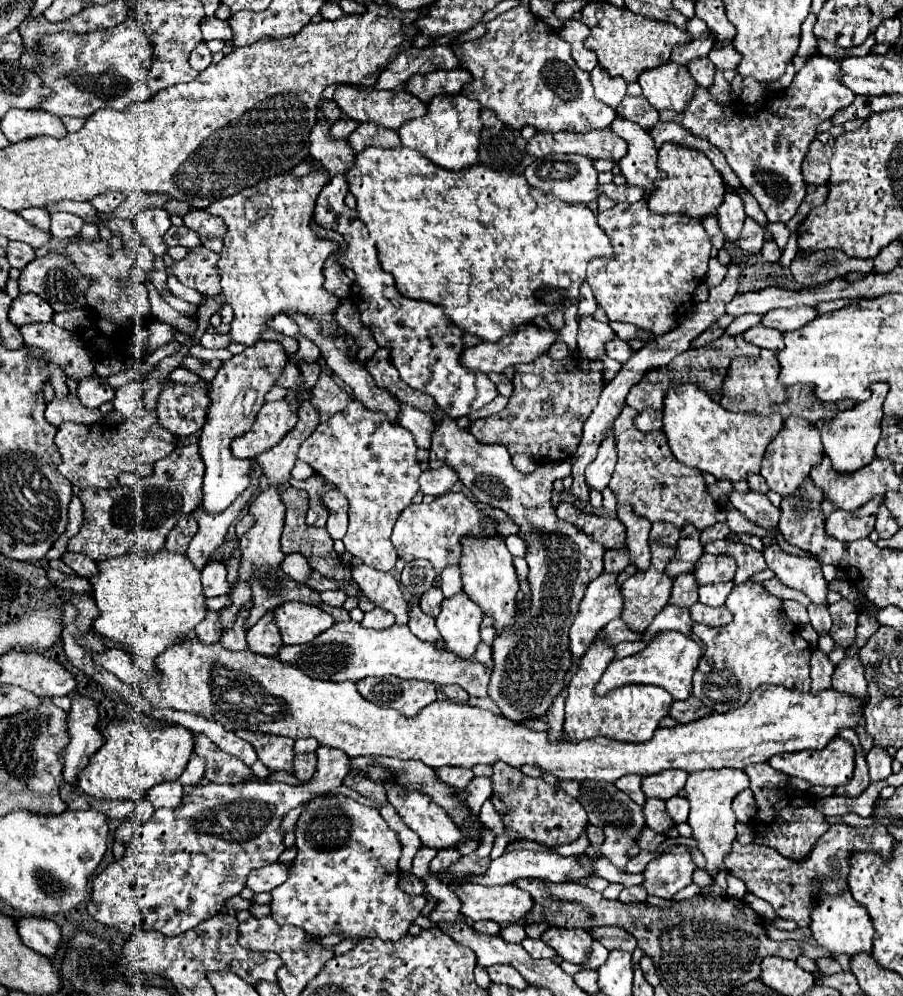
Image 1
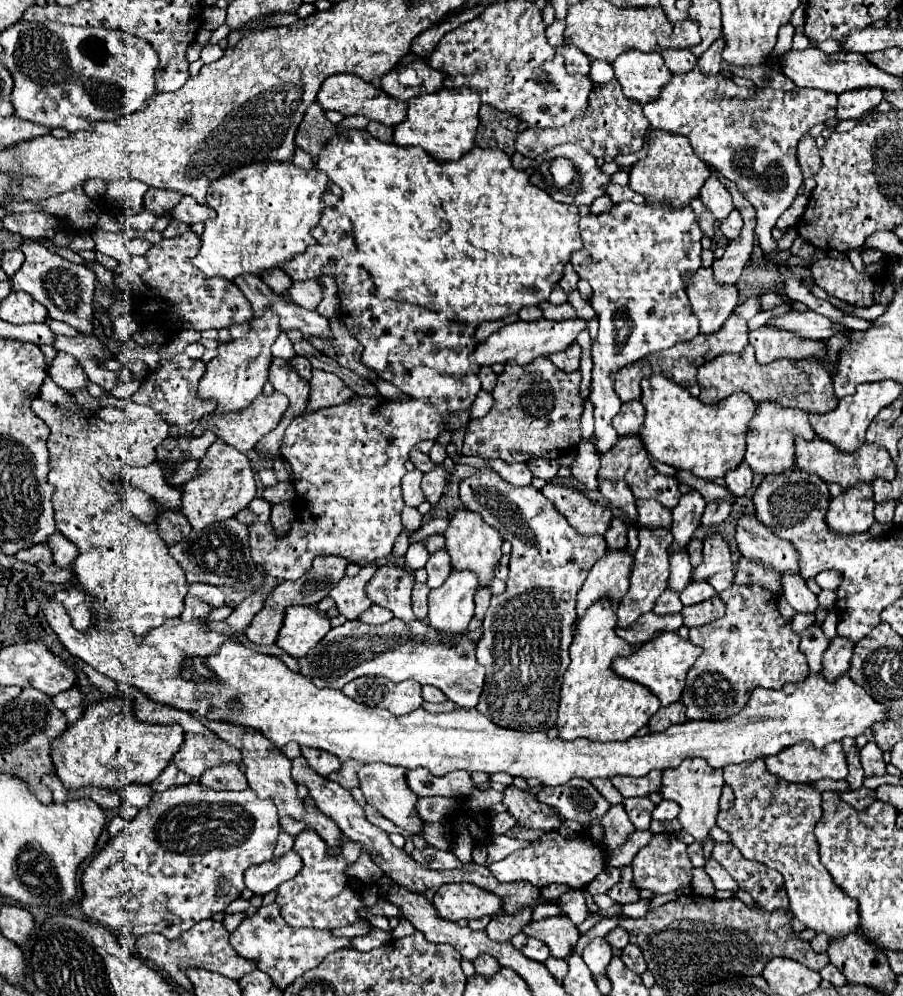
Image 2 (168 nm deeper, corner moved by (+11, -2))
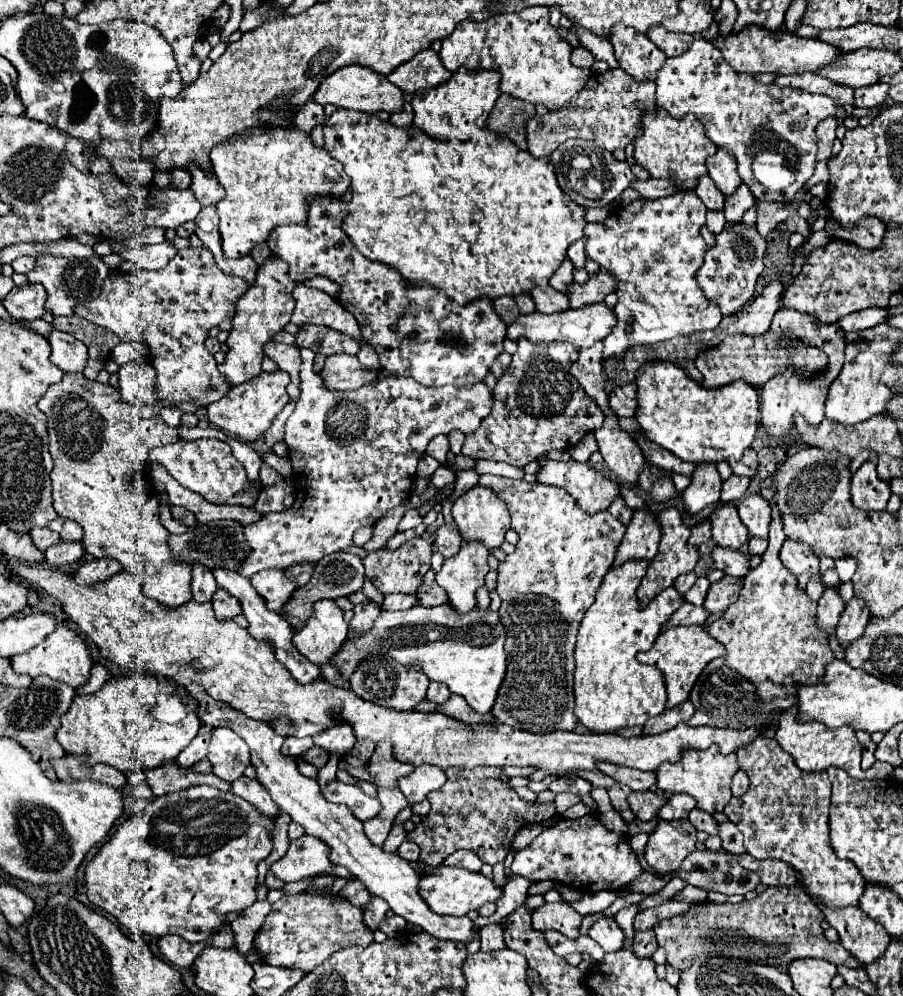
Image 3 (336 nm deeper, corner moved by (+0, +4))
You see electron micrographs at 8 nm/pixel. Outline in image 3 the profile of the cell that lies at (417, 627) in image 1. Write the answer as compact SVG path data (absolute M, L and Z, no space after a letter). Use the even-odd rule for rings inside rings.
M413 537L405 541L399 549L391 551L387 547L381 547L377 551L367 553L363 559L365 563L365 577L383 593L415 593L423 581L423 575L429 571L429 561L431 561L433 547L427 539L423 537Z

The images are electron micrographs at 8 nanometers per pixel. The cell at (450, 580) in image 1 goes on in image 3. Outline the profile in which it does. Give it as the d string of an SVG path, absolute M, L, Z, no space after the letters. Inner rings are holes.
M443 523L443 525L435 531L437 551L439 551L445 559L447 559L447 557L453 557L453 555L459 551L461 543L463 543L463 539L461 539L455 523L451 523L451 525Z

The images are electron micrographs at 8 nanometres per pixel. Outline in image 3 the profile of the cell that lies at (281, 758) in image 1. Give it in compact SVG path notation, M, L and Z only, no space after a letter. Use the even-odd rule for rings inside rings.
M189 683L189 687L185 687L185 689L193 695L193 699L199 701L197 713L203 723L207 723L211 727L229 727L249 745L251 765L257 771L257 781L269 791L269 795L273 797L273 801L279 805L281 811L289 813L295 823L305 827L305 833L321 839L323 843L327 843L331 847L329 859L333 865L347 867L351 871L351 875L355 879L359 879L373 897L385 899L395 915L403 917L407 923L419 925L423 931L427 931L429 935L433 935L437 939L469 943L469 941L473 941L473 937L479 935L479 929L473 929L473 921L469 917L453 919L453 917L435 915L433 911L429 911L427 903L423 903L423 899L419 897L419 871L409 861L401 859L399 855L385 853L381 847L373 845L363 833L363 823L351 813L351 809L347 805L335 805L335 803L325 801L319 793L317 779L309 779L309 777L301 775L297 769L297 763L291 757L281 755L279 749L283 745L283 737L275 735L275 731L269 727L269 723L249 719L243 713L235 711L233 707L229 707L221 701L209 699L205 689L197 683Z

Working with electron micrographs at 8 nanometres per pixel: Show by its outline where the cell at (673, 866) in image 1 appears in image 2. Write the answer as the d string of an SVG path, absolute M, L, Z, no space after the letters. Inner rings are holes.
M672 833L654 835L652 841L644 849L640 849L632 859L632 869L634 869L634 885L638 889L652 891L652 895L664 895L676 891L680 887L690 885L692 881L692 863L688 859L686 845Z

